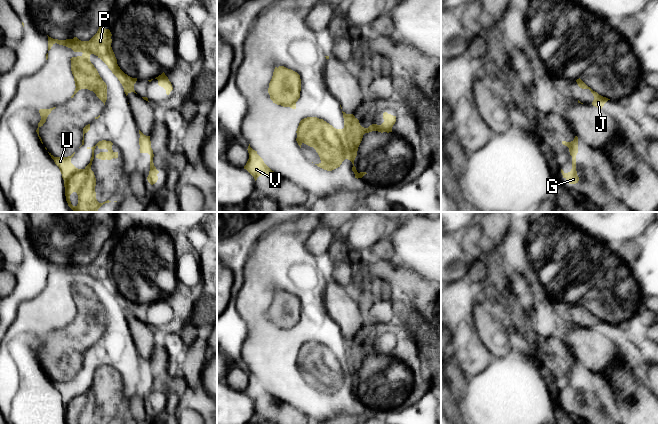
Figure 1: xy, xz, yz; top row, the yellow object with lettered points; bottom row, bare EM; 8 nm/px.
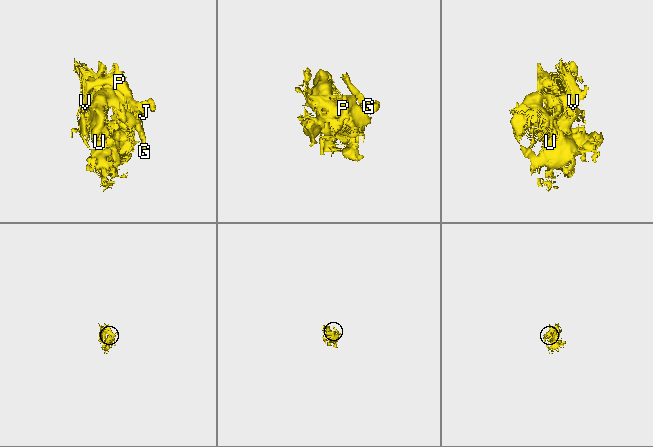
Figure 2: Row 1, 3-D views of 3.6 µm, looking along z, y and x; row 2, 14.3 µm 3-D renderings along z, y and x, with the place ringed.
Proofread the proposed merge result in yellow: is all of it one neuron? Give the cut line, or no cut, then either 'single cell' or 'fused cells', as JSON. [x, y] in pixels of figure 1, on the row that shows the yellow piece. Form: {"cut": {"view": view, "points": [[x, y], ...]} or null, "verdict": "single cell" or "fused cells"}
{"cut": null, "verdict": "single cell"}

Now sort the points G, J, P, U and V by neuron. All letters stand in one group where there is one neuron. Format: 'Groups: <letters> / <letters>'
Groups: G J P U V

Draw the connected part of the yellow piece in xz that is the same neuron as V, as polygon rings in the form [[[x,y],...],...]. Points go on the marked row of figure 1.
[[[250,144],[247,150],[249,153],[249,159],[246,165],[244,166],[244,169],[246,169],[254,177],[255,181],[261,175],[278,175],[264,163],[263,159],[257,154],[257,151],[253,150],[250,147]]]

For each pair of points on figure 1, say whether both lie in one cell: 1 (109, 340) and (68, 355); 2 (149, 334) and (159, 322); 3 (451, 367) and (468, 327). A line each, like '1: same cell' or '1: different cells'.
1: same cell
2: different cells
3: different cells

